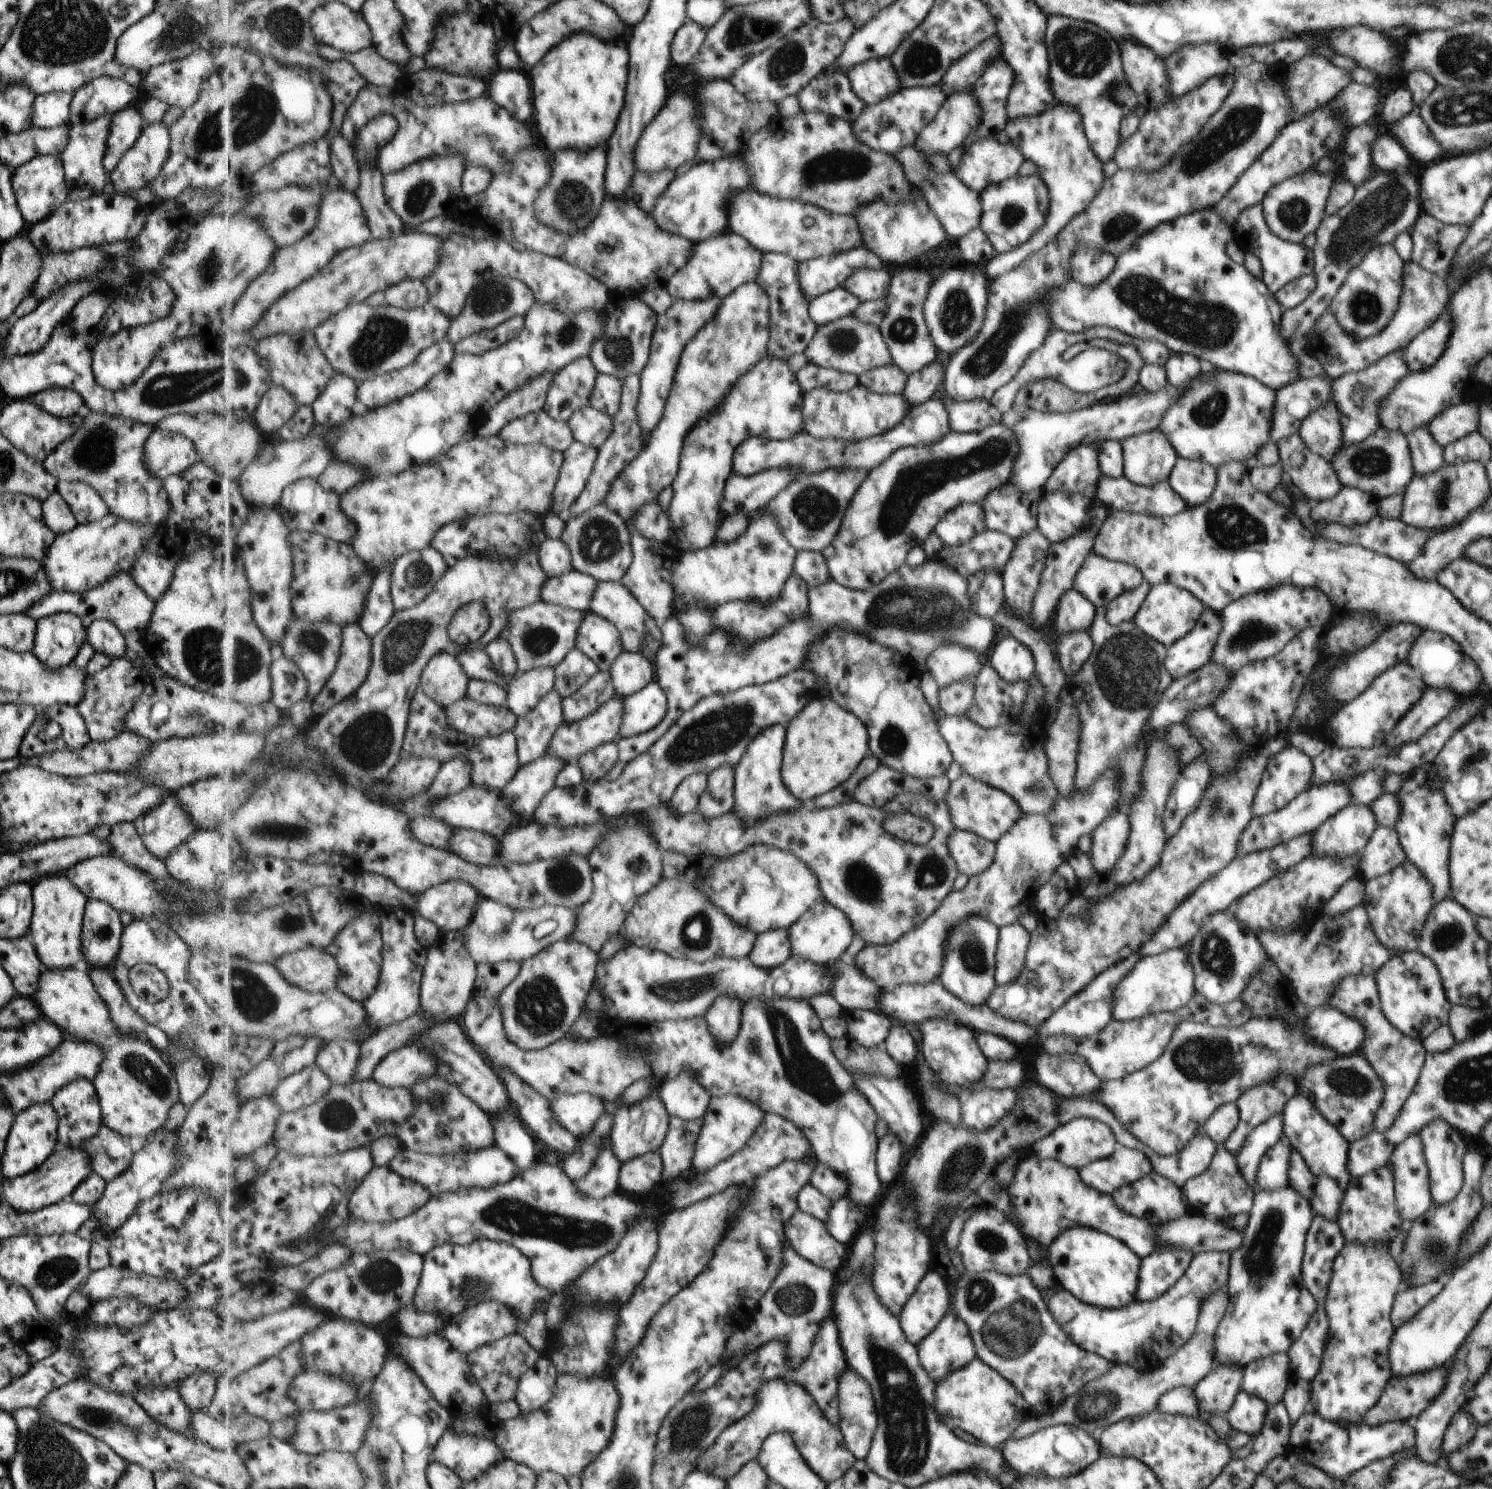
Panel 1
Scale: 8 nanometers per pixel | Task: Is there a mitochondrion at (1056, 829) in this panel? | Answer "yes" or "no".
yes

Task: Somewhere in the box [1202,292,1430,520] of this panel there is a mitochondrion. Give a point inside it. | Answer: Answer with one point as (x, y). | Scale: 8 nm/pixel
(1372, 461)

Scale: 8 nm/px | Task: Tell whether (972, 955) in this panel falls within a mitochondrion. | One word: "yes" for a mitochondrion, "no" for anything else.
yes

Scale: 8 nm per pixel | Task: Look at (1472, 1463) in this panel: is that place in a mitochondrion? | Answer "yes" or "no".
yes

